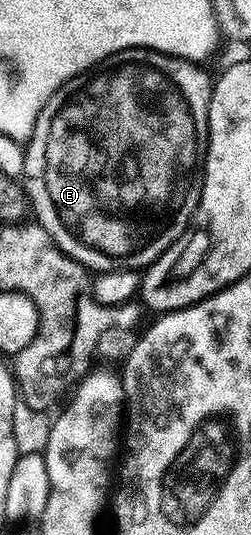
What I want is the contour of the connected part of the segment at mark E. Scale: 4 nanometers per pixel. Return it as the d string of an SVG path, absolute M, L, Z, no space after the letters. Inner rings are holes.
M122 50L108 58L103 69L96 74L78 74L75 78L69 79L64 86L57 88L53 96L49 96L45 108L41 108L37 116L34 134L25 143L27 155L21 185L26 191L34 217L39 217L36 218L38 225L45 227L49 236L53 236L55 242L70 258L74 258L91 272L138 271L140 267L146 268L156 262L183 235L199 207L203 175L197 172L197 168L207 164L207 113L211 103L213 78L203 71L202 65L187 62L184 58L174 58L172 54L162 54L156 50Z

